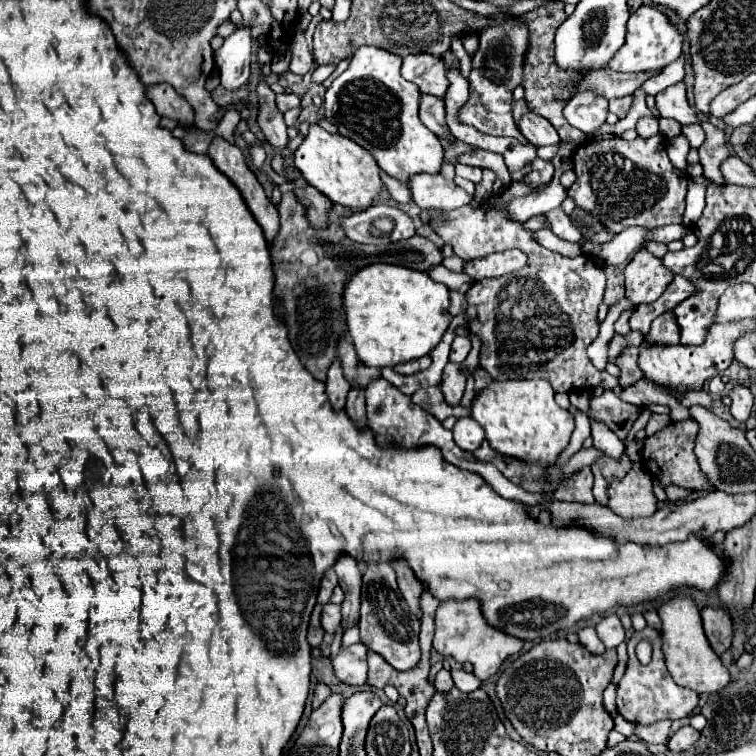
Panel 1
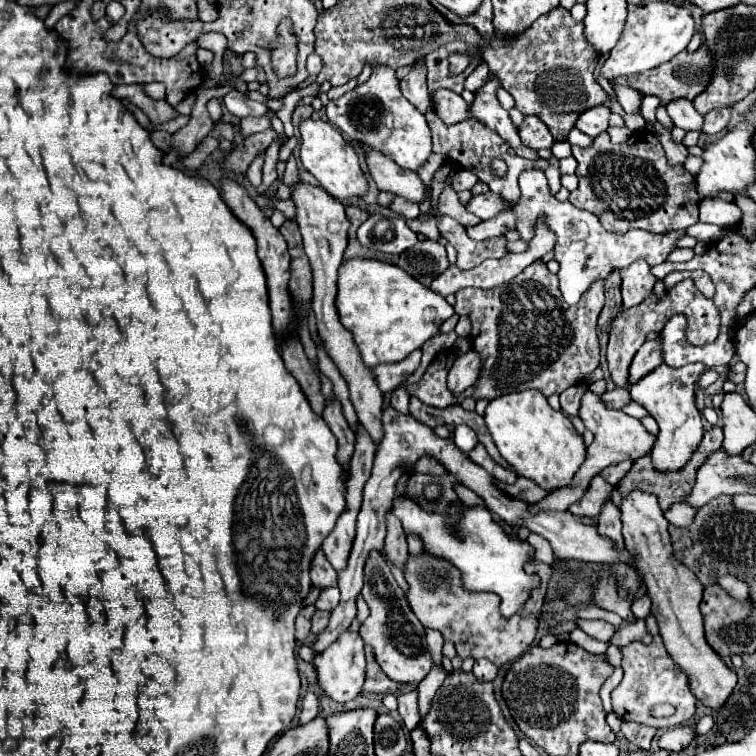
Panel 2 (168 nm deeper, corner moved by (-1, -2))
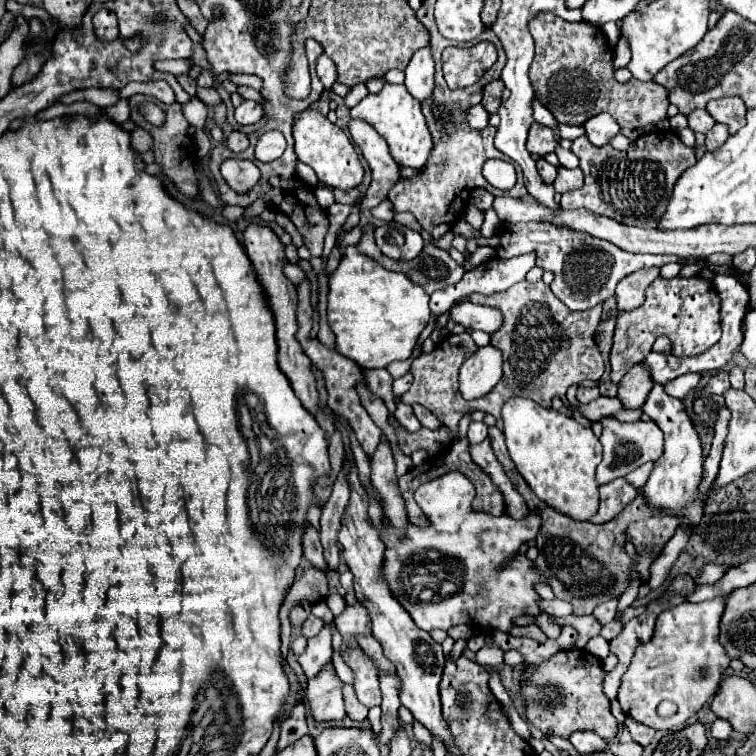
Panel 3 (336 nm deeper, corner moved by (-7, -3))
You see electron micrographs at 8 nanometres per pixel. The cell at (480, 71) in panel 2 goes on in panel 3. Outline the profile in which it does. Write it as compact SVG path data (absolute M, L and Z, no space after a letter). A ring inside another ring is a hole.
M500 79L492 81L484 87L482 105L488 109L488 113L498 113L498 107L502 103L502 91L504 91L504 83Z

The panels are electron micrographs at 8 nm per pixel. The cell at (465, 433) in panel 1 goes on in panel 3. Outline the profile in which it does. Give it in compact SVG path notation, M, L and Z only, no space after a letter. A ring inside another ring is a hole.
M470 423L468 429L468 441L474 443L482 443L488 437L488 425L486 423Z

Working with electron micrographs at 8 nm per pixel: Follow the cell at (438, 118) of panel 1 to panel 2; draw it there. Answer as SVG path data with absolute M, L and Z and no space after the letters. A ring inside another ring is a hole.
M416 62L416 68L400 80L402 94L418 108L418 112L426 114L432 108L432 100L426 88L426 68L424 62Z

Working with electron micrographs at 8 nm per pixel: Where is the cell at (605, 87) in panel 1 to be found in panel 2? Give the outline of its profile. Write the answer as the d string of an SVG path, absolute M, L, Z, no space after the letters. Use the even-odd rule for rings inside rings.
M700 46L696 52L680 52L676 54L670 62L652 68L648 72L642 74L634 74L634 76L622 76L616 80L610 80L614 86L632 86L634 90L640 90L642 94L656 94L662 104L668 104L670 100L676 98L688 98L694 100L710 82L710 74L712 74L712 58L710 52L706 50L706 46Z

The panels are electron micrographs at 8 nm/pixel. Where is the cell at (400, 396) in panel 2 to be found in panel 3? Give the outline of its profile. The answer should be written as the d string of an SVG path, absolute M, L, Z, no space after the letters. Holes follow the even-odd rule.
M398 403L394 417L396 417L396 419L398 419L398 423L400 423L406 431L410 431L410 433L416 433L416 431L420 431L420 429L422 429L422 425L420 425L420 423L418 423L418 419L414 417L414 413L412 413L412 407L410 407L410 405Z

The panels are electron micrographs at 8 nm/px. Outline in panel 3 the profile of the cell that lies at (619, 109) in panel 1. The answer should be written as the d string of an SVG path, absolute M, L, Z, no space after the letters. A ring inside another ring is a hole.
M622 37L615 47L615 56L613 60L614 71L620 67L626 67L630 61L631 52L628 41Z

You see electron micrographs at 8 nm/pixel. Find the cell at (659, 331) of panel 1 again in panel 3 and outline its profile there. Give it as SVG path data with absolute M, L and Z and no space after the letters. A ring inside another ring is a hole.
M638 363L618 383L618 399L622 401L624 409L642 409L652 387L654 383L648 377L648 369Z

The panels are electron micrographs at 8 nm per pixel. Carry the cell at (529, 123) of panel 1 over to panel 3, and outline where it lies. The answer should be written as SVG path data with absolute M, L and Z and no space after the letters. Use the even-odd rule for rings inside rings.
M532 123L530 127L530 133L528 133L528 141L526 141L526 147L532 155L548 155L556 149L556 135L550 127L544 127L540 123Z

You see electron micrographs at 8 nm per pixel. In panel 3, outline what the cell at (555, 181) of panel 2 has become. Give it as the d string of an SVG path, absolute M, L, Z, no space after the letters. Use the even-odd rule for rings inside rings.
M534 97L532 99L532 113L534 113L534 119L538 121L538 123L542 123L542 125L548 125L550 129L554 129L556 131L556 137L558 137L558 141L560 141L560 135L558 135L558 129L556 129L556 119L552 117L552 113L540 103L540 99L538 97Z

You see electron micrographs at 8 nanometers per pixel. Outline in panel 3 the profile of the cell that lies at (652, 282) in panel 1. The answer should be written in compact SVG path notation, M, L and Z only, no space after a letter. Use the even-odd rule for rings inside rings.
M658 267L640 269L628 277L624 277L616 287L616 307L620 311L632 311L644 303L646 287L660 275Z

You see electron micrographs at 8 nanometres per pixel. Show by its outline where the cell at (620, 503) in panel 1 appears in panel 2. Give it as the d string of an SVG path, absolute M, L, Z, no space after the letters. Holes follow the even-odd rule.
M632 490L630 494L626 494L626 498L622 498L620 512L624 524L624 542L630 552L638 554L634 568L644 576L644 584L652 600L652 614L658 620L660 636L670 658L688 676L688 684L694 696L710 708L720 708L736 686L736 672L722 662L722 658L710 648L704 638L704 618L700 612L704 588L700 580L674 560L672 542L668 536L668 520L664 518L664 512L660 510L658 498L654 498L654 494Z

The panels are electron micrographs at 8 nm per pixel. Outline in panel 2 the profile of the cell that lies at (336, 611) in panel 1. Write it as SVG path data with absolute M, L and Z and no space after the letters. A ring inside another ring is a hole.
M316 610L314 618L312 618L312 634L320 634L322 630L326 630L330 622L330 612L328 610Z

